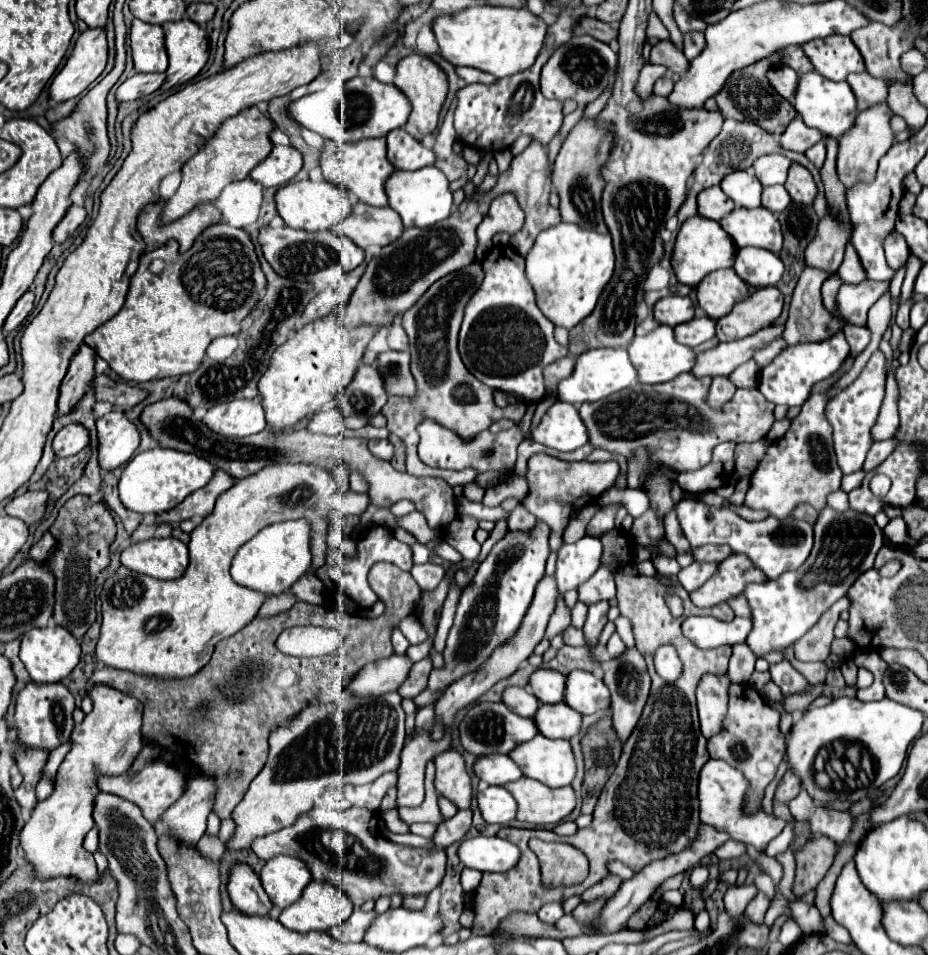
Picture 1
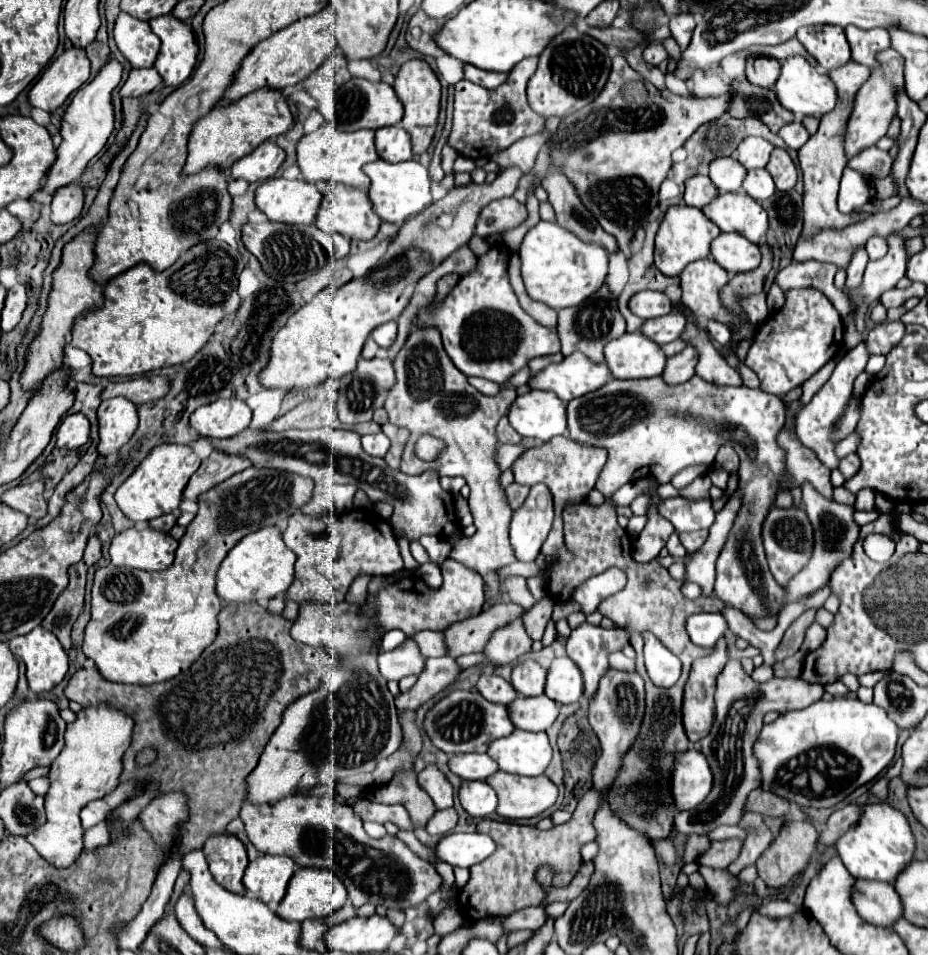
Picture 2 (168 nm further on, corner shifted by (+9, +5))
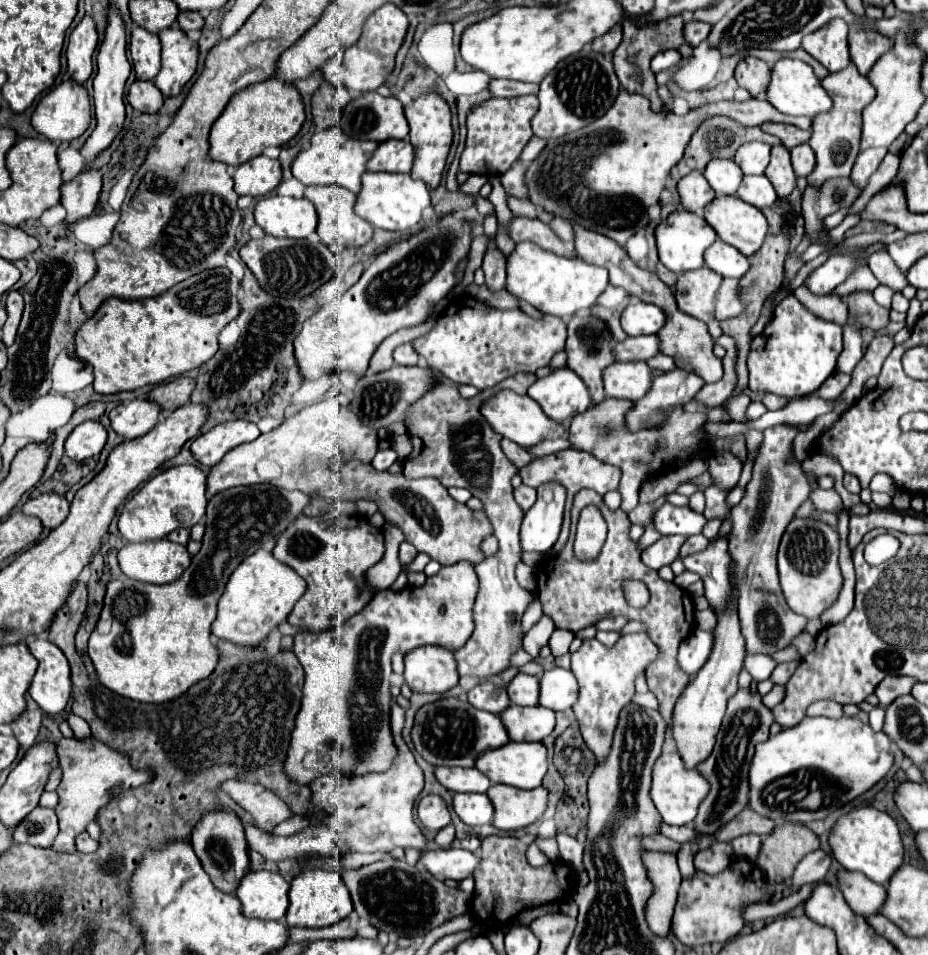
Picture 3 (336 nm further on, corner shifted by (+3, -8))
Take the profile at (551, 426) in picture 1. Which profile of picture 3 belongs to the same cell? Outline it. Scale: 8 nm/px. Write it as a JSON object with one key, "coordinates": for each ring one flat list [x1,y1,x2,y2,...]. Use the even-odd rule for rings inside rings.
{"coordinates":[[501,390,495,396,491,396,489,400,485,400,481,404,481,416,489,422,493,432,517,442,523,448,535,446,543,440,559,438,565,432,565,426,549,420,549,416,545,416,545,412,541,412,541,406,537,402,533,402,527,394,517,394,513,390]]}

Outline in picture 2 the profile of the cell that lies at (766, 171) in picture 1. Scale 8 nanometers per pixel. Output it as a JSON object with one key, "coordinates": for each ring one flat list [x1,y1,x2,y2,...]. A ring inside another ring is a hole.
{"coordinates":[[751,137,751,139,745,139,737,153,737,161,745,167,745,169,763,169,767,167,769,163,769,157,771,157,771,151,775,147,771,143,767,143,765,139,759,139,759,137]]}

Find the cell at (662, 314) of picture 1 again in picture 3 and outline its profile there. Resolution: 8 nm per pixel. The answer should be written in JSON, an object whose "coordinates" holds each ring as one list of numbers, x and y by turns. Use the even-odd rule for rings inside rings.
{"coordinates":[[631,302,621,314,621,326,629,336,657,334,665,324,665,314,655,304]]}

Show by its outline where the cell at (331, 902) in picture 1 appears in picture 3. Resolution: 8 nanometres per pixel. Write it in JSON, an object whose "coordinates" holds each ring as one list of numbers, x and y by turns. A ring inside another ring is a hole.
{"coordinates":[[305,870,291,880,289,886,289,908,287,908,287,924,291,928,325,928,343,918,347,918,353,910,349,890,339,872,331,870]]}

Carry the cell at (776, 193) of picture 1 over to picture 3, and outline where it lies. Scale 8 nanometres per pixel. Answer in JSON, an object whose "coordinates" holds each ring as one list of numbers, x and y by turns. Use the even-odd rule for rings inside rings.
{"coordinates":[[743,176,737,196,755,208,767,208,777,200,777,194,767,176]]}

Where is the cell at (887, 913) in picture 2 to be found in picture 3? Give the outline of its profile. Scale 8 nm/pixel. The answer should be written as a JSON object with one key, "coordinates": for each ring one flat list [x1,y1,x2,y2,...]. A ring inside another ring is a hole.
{"coordinates":[[843,868,837,872,837,886,839,886,845,902,859,916,877,914,887,896,885,886,869,880,861,872,849,872]]}

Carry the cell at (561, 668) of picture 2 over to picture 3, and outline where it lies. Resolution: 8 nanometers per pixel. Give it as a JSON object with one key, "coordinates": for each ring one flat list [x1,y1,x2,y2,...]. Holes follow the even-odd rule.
{"coordinates":[[551,668,539,680,539,704,555,712,567,710,577,700,577,680,571,670]]}

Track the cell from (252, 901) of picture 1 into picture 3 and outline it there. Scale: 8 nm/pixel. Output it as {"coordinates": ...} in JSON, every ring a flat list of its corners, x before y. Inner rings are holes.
{"coordinates":[[217,808,213,812,207,812,193,828,191,846,197,858,201,860,203,870,209,874,211,882,221,892,233,894,237,890,237,884,241,882,241,876,249,872,249,846,245,840,241,818,235,812,227,812,227,808]]}

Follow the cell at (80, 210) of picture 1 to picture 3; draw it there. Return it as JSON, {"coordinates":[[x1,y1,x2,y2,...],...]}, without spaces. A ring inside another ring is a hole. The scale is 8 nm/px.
{"coordinates":[[87,168,79,172,73,180,63,182,61,186,61,204,67,210,67,222,77,222,93,214,95,204,101,192,103,172,95,168]]}

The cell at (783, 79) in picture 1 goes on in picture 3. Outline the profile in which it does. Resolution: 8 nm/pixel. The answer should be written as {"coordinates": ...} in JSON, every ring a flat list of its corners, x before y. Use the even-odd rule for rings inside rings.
{"coordinates":[[745,56,735,68,735,80,741,88,749,90,751,96,759,96,769,84,769,72,771,68,763,60]]}

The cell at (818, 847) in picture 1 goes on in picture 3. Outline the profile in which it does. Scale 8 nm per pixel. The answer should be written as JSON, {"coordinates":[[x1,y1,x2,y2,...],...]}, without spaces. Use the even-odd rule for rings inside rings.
{"coordinates":[[781,824,763,838,757,856,757,866,765,872,767,880,779,882,793,876,793,868,803,856,819,848,819,838,807,826]]}

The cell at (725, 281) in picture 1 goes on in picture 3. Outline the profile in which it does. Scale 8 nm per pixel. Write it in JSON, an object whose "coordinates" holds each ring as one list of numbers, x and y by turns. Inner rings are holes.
{"coordinates":[[703,266,699,270,679,274,675,286,675,300,679,304,679,310,697,320,703,320,709,326,709,334,713,338,719,338,723,334,719,322,713,316,713,300,721,280,721,276]]}

